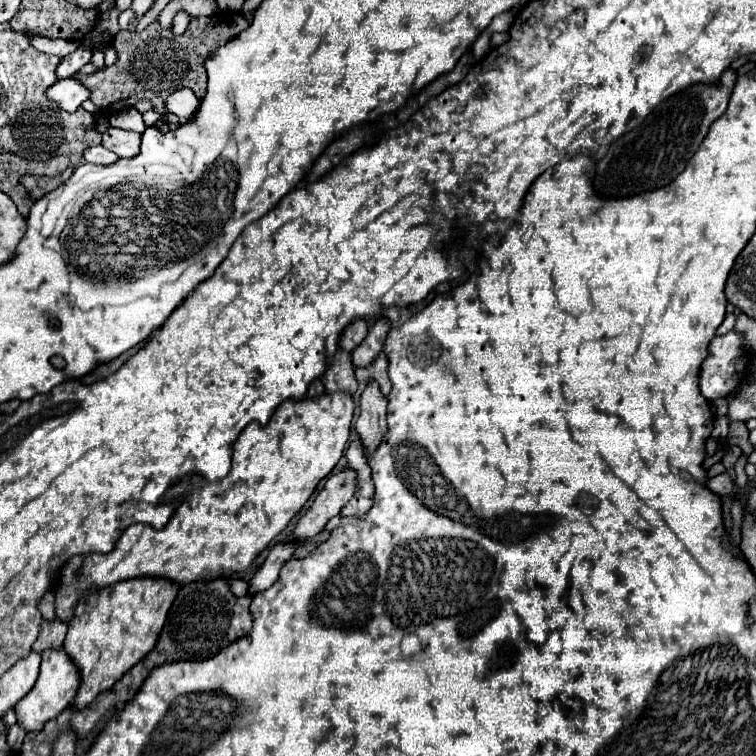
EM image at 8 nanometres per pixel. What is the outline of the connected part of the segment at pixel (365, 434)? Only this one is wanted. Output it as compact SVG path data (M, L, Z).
M373 380L367 382L361 394L361 412L355 424L355 430L359 432L367 452L373 452L387 432L387 424L385 424L387 412L385 410L387 410L387 400L381 394L379 384Z

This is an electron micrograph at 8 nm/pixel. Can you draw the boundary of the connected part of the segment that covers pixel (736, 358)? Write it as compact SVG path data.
M729 332L725 336L715 336L709 344L709 356L703 360L699 368L699 390L707 400L727 398L737 386L741 386L749 378L747 356L743 352L743 336L737 332Z

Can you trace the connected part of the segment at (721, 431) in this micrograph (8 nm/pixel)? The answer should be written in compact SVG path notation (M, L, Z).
M719 417L714 423L711 437L715 440L726 439L729 432L730 420L728 417Z

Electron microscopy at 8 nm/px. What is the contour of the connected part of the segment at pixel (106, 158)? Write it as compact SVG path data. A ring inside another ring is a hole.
M91 146L91 148L87 148L87 150L83 152L83 158L85 158L85 162L103 164L103 166L113 164L113 162L119 160L119 156L117 156L115 152L111 152L111 150L107 150L105 146Z

